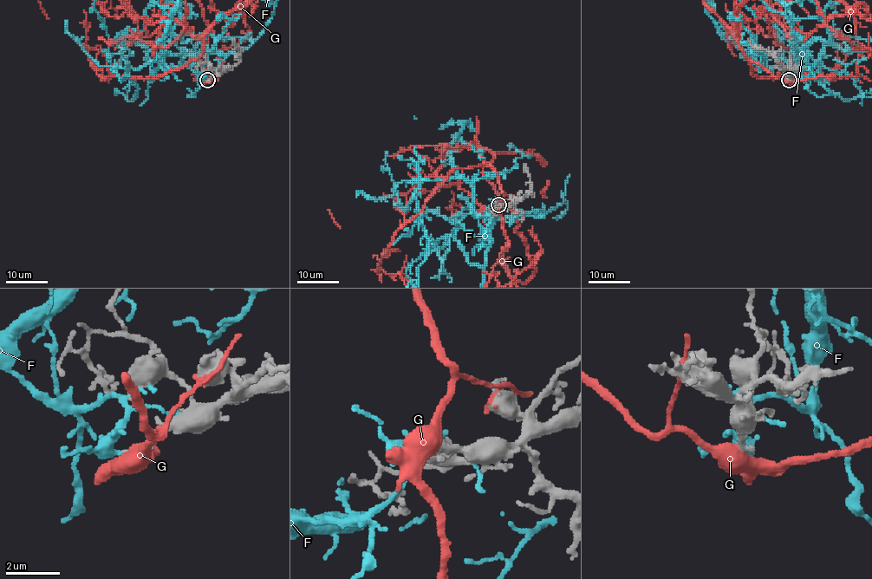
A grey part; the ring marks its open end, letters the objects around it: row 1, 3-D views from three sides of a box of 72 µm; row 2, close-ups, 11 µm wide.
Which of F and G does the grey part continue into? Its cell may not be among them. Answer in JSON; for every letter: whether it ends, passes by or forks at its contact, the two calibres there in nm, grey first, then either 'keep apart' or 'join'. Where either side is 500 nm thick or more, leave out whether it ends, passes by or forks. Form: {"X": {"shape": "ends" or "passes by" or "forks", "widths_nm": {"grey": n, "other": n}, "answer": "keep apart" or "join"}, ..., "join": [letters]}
{"F": {"shape": "forks", "widths_nm": {"grey": 280, "other": 180}, "answer": "keep apart"}, "G": {"widths_nm": {"grey": 320, "other": 550}, "answer": "keep apart"}, "join": []}

